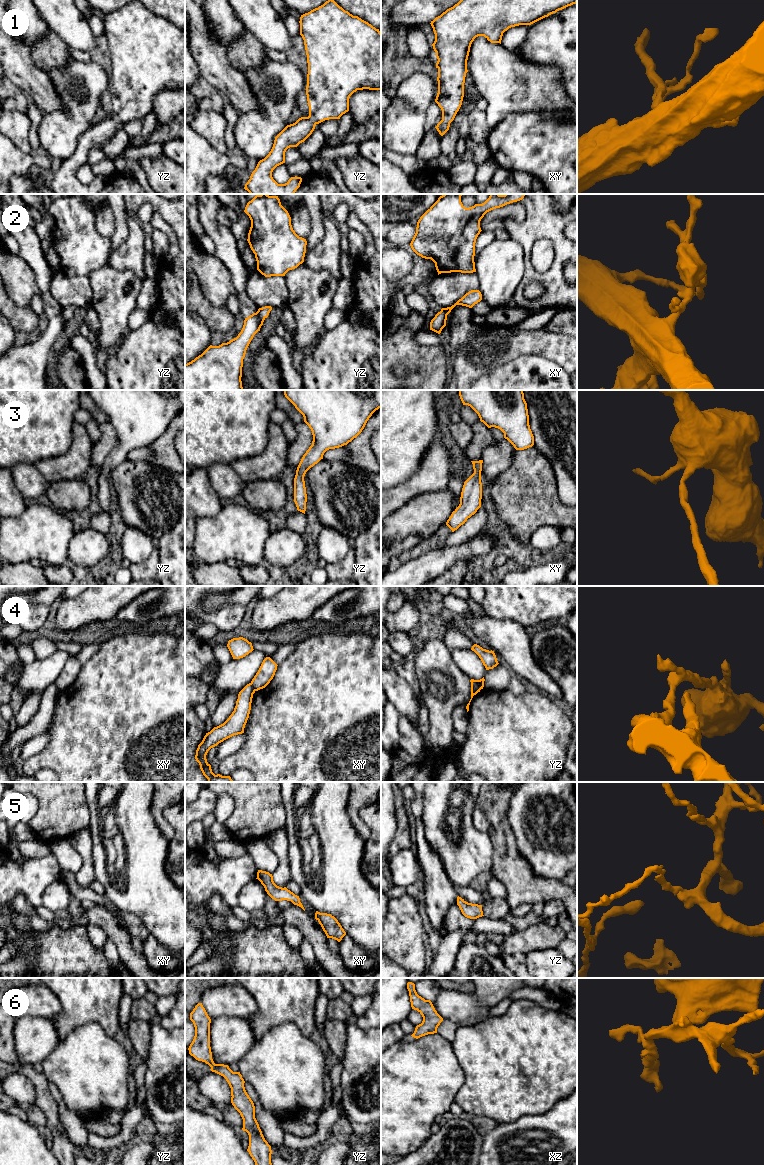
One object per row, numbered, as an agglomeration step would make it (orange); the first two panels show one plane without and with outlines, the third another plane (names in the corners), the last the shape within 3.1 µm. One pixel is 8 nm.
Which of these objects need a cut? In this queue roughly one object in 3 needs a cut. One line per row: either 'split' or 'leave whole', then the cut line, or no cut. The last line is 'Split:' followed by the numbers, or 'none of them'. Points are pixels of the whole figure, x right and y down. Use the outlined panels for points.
1: leave whole | no cut
2: leave whole | no cut
3: leave whole | no cut
4: split | yz (471, 685), (480, 689)
5: split | yz (463, 900), (457, 904)
6: leave whole | no cut
Split: 4, 5

